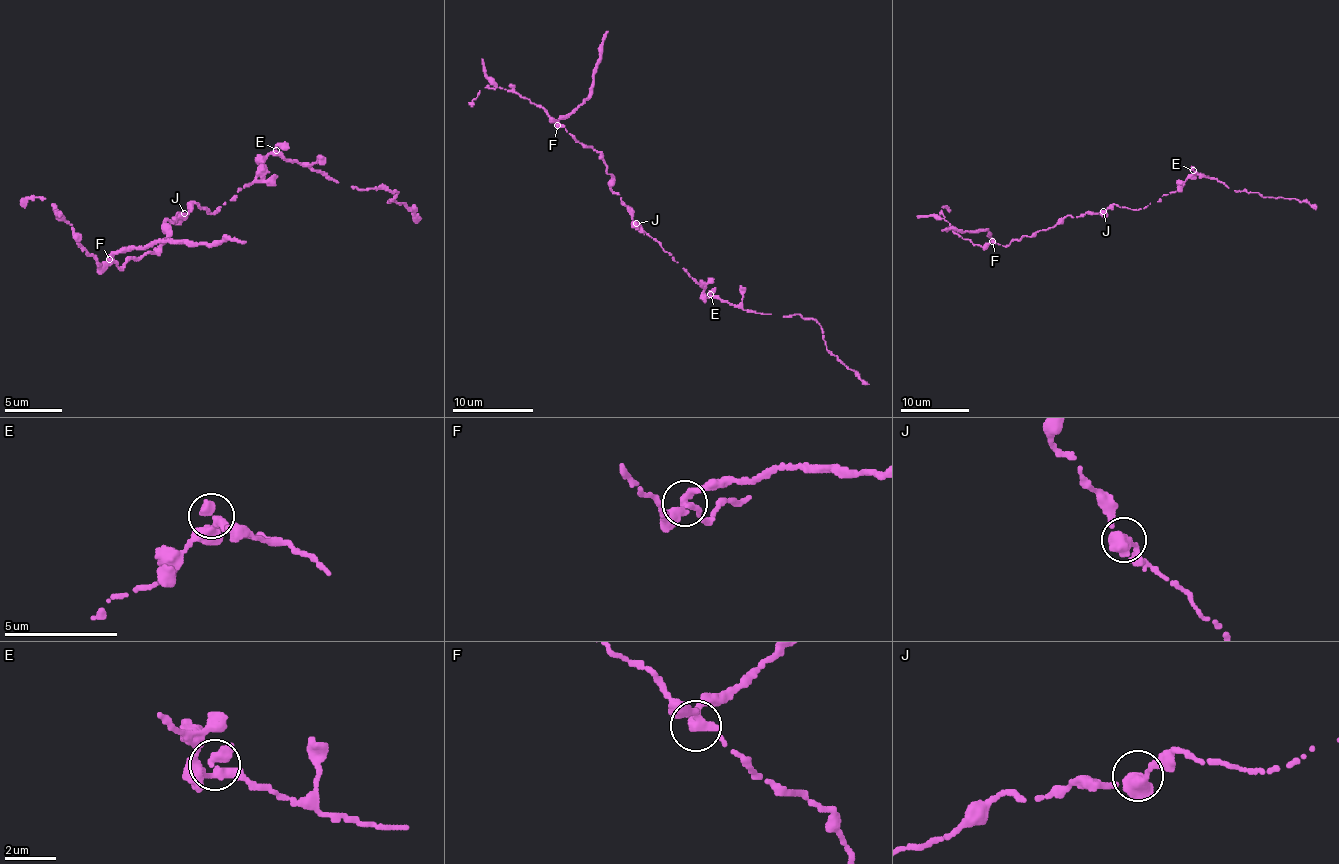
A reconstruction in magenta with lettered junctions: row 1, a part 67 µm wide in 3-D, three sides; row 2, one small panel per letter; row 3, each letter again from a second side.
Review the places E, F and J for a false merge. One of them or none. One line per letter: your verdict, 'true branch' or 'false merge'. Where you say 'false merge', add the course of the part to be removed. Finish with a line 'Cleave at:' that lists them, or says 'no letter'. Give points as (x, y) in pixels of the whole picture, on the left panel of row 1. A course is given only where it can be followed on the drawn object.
E: true branch
F: false merge | (110, 258), (119, 250), (144, 250), (158, 241), (197, 243), (235, 239), (246, 242)
J: true branch
Cleave at: F

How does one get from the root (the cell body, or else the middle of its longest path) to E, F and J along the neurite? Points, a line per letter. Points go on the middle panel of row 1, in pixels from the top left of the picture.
E: (655, 240), (701, 285), (707, 298), (710, 294)
F: (655, 240), (633, 221), (632, 213), (612, 189), (612, 181), (598, 152), (582, 145), (558, 125)
J: (655, 240), (644, 234), (636, 223)

